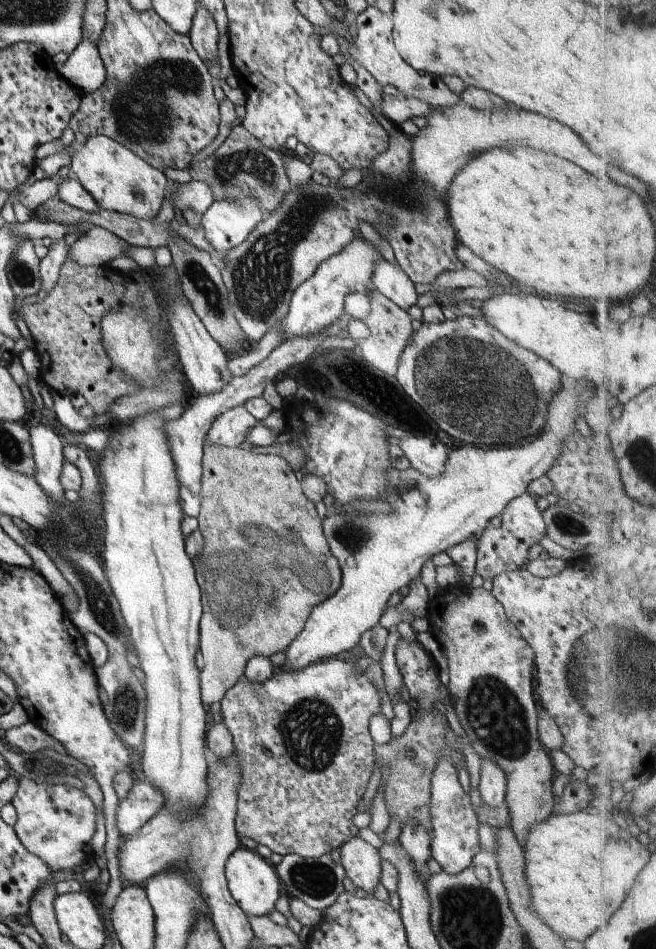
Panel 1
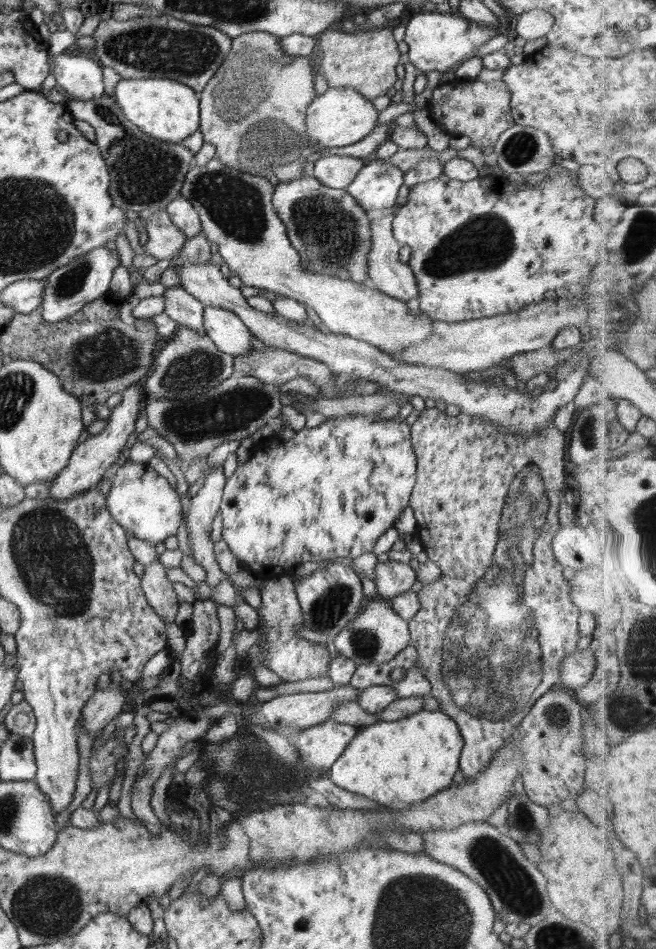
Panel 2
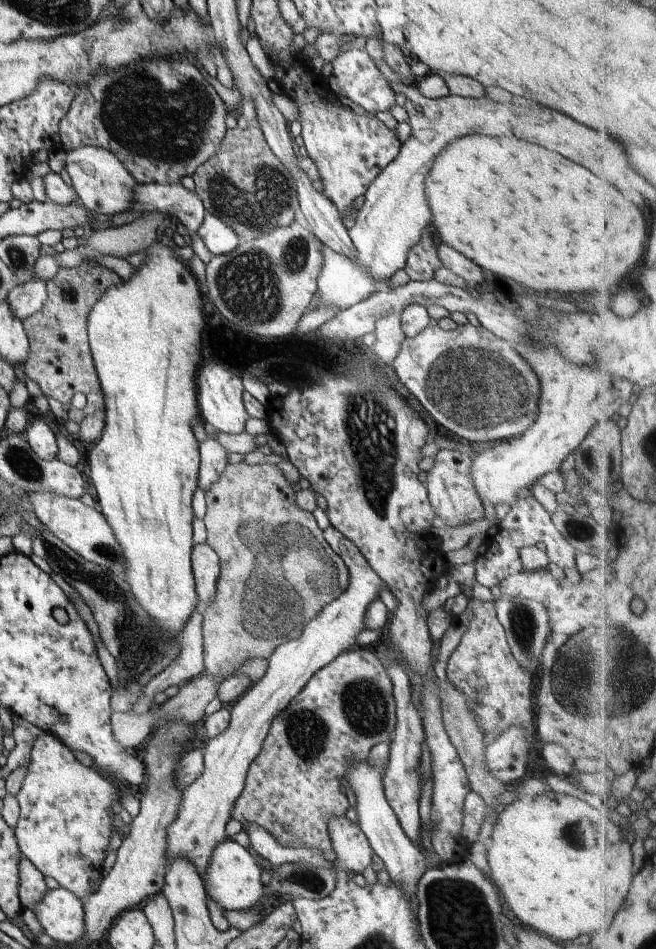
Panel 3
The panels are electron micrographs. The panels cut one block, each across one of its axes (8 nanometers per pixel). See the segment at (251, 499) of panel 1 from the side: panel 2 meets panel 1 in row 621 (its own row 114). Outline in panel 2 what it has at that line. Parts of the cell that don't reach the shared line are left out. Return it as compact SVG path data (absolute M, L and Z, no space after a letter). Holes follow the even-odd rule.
M258 31L235 36L231 54L198 93L201 109L199 131L203 134L203 142L216 147L215 156L224 164L239 172L266 177L275 183L306 176L304 164L308 158L316 152L326 153L324 148L314 147L305 132L308 106L317 97L313 57L288 55L280 49L279 40L272 33Z

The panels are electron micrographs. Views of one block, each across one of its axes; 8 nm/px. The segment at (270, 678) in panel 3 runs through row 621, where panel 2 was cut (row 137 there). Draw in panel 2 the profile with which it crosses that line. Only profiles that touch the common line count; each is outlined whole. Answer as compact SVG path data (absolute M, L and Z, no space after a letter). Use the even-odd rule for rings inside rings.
M329 87L322 95L314 98L308 106L305 118L306 134L314 147L340 148L350 146L368 136L374 130L379 118L378 110L373 101L350 87Z

